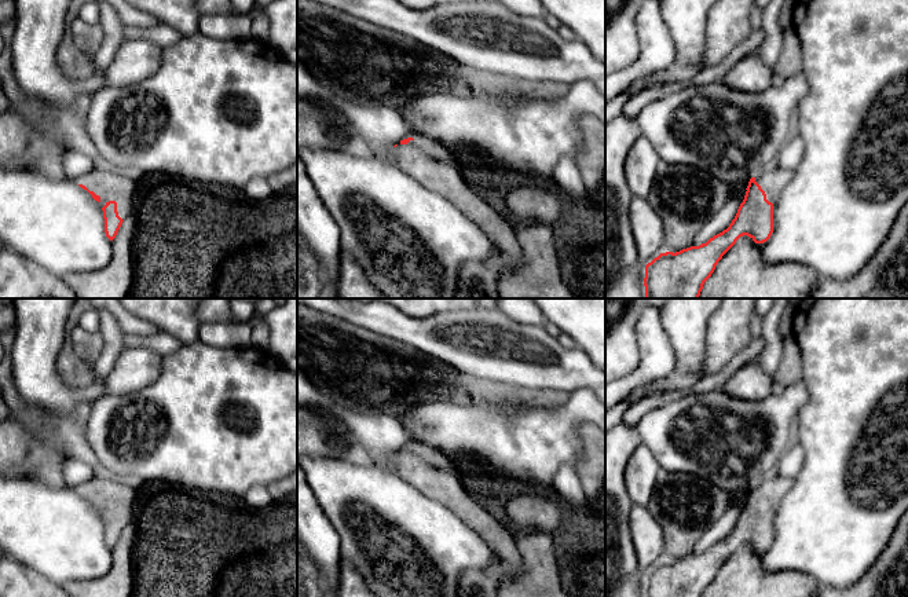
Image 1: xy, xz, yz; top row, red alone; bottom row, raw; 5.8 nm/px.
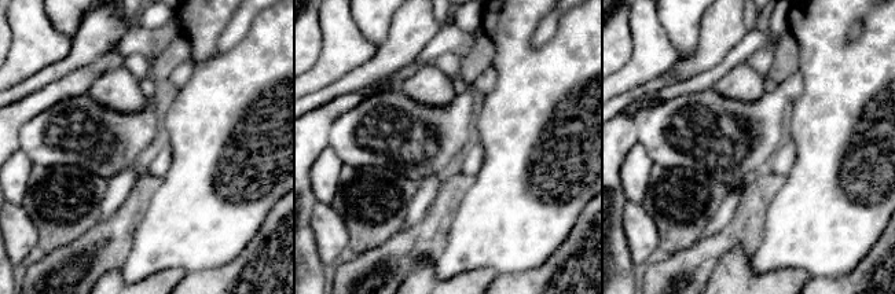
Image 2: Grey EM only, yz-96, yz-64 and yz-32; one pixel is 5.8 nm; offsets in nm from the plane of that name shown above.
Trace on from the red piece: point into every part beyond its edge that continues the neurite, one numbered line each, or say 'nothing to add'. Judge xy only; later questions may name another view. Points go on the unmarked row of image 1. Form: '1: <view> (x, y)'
1: xy (110, 493)

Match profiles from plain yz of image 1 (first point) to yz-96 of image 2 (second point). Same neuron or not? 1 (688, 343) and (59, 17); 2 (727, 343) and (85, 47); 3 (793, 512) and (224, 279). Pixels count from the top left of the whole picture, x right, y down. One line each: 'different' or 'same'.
1: same
2: same
3: different

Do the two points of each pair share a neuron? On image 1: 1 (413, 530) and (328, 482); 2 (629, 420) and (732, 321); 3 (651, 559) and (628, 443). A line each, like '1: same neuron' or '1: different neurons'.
1: same neuron
2: different neurons
3: different neurons

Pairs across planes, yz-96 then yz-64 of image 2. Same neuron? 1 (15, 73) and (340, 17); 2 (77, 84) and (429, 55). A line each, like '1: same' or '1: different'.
1: same
2: different

